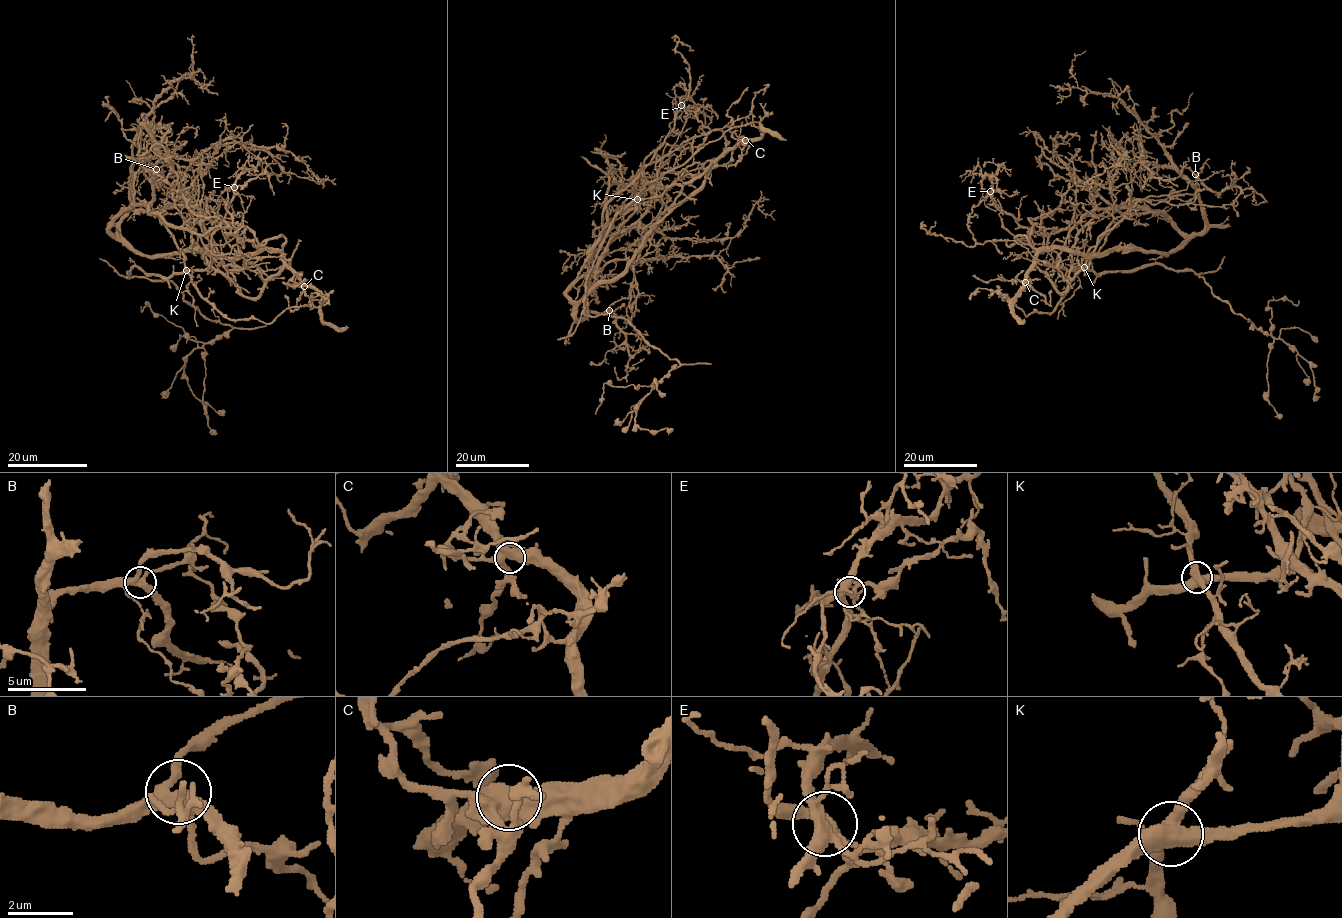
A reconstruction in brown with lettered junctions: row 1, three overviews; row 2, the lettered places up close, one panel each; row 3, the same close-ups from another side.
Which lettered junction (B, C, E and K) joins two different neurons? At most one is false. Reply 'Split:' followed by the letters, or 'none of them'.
Split: K

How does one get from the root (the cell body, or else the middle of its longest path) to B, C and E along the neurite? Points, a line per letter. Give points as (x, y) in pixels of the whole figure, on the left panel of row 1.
B: (184, 268), (173, 235), (152, 211), (125, 210), (110, 230), (116, 235), (129, 209), (131, 177), (156, 169)
C: (184, 268), (215, 268), (225, 273), (238, 267), (264, 273), (271, 278), (286, 267), (304, 286)
E: (184, 268), (208, 273), (210, 257), (201, 238), (222, 220), (234, 187)

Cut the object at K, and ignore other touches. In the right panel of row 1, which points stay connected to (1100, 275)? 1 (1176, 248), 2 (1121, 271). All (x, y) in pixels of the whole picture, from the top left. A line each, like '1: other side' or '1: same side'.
1: other side
2: same side

